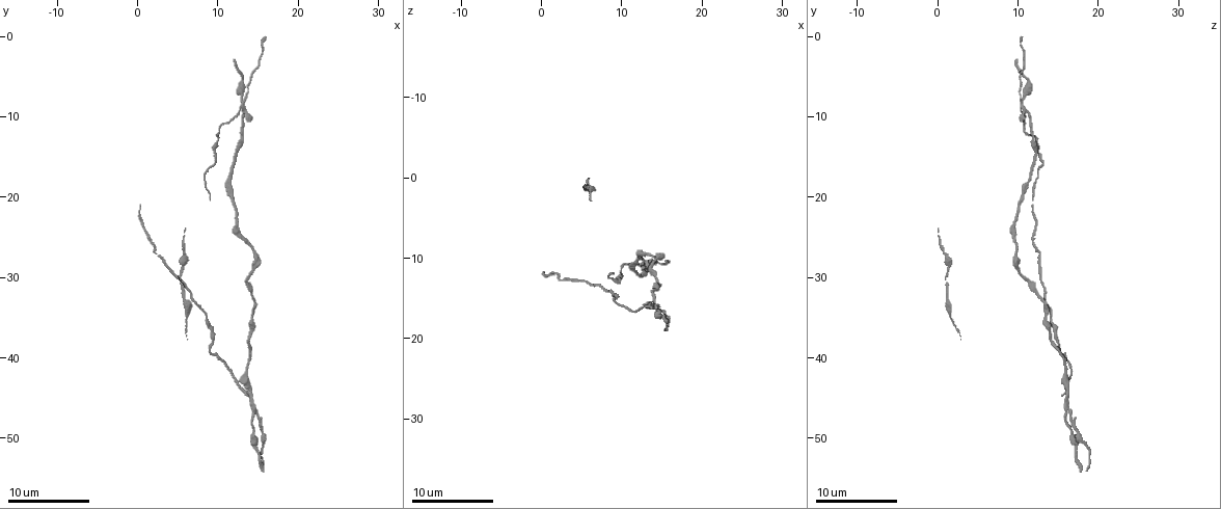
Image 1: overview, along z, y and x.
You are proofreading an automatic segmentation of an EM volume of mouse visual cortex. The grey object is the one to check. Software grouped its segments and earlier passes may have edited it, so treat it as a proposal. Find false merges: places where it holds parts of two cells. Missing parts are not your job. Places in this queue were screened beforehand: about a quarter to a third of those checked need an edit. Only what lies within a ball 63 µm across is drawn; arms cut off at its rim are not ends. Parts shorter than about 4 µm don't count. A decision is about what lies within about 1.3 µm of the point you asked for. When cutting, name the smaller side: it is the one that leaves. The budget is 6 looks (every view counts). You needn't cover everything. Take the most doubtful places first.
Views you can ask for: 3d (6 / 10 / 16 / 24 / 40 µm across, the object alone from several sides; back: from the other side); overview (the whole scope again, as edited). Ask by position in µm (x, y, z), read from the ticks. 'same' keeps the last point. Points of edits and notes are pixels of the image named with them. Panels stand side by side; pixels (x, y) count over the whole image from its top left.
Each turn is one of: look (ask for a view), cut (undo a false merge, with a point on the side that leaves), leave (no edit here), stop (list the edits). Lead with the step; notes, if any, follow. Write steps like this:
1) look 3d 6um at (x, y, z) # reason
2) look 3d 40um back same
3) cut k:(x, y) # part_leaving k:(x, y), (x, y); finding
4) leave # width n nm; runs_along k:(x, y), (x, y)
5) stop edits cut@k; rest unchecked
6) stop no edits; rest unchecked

look 3d 10um at (13.2, 8.6, 10.4) # looks like a crossing

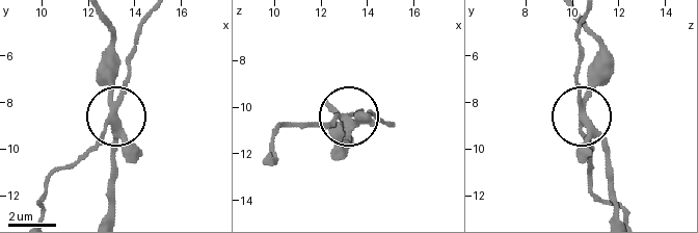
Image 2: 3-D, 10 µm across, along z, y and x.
look 3d 10um back at (12.9, 8.8, 10.6) # from behind

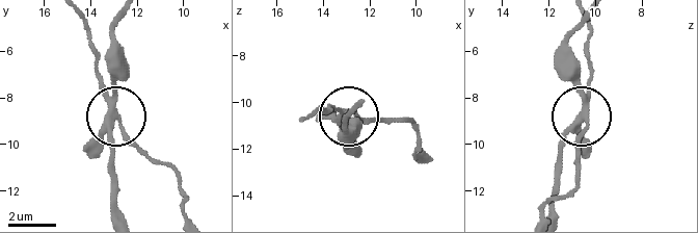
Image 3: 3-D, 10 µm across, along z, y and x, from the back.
cut 3:(123, 139) # side_arm 10 um; part_leaving 3:(112, 110), (148, 155), (171, 167), (184, 215); a second cell is stuck on

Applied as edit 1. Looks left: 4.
look 3d 10um at (12.4, 14.4, 12.2)

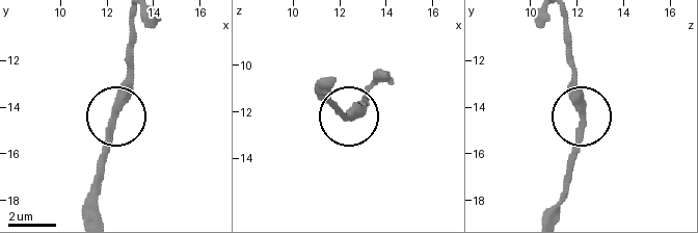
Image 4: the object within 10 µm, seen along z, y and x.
look 3d 6um at (12.3, 14.6, 12.1)

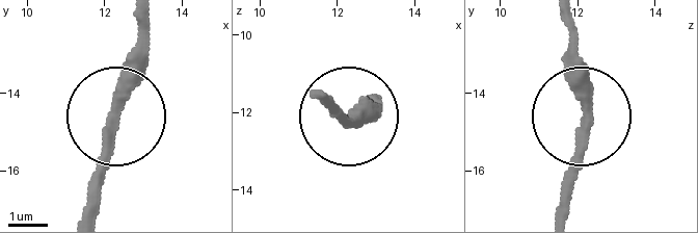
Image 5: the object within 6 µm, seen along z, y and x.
leave # runs_along 5:(554, 215), (584, 106), (573, 17); one cell here

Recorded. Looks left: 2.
look 3d 10um at (14.2, 29.2, 10.0) # thick turns thin

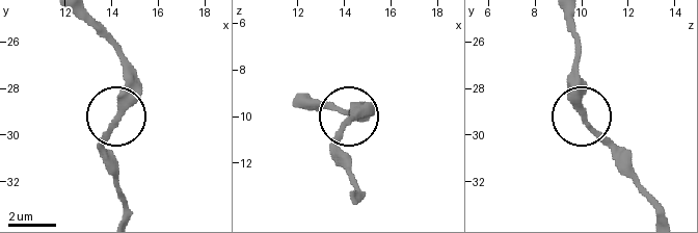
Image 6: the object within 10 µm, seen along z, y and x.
look 3d 6um at (14.5, 29.0, 10.1) # zoom in

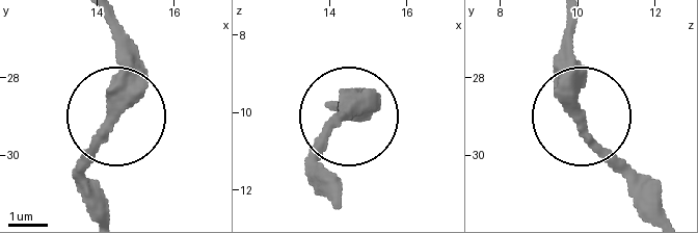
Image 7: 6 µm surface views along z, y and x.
leave # runs_along 7:(109, 212), (83, 163), (119, 113), (116, 24); continuous, no second cell

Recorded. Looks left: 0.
stop edits cut@3; rest unchecked

